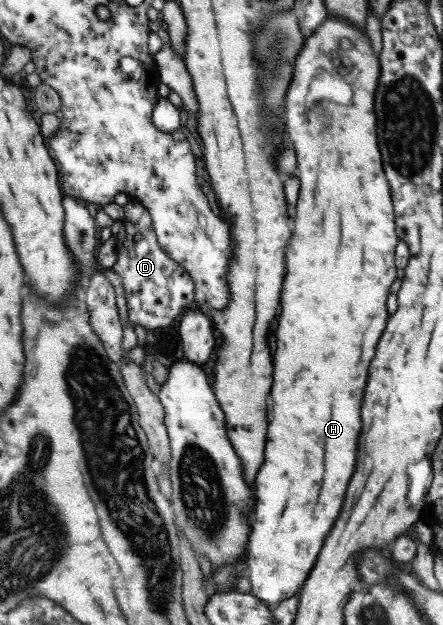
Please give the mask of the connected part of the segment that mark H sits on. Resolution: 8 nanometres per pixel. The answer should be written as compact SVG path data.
M326 16L325 20L315 29L315 32L305 38L303 47L296 53L291 81L288 83L282 103L282 119L287 139L291 141L295 152L297 179L299 180L298 194L295 204L295 215L291 218L292 234L284 250L284 277L280 287L280 309L276 317L276 329L273 333L275 353L273 353L273 383L271 383L271 417L267 425L263 463L253 482L255 489L255 513L251 520L249 543L246 547L246 575L251 584L251 595L265 602L269 608L275 604L299 593L307 574L315 564L315 558L321 550L326 535L329 534L334 521L339 516L341 505L347 490L347 481L355 469L357 440L362 423L359 419L362 395L366 386L367 367L373 357L379 336L385 329L387 312L385 299L388 289L395 281L394 249L398 237L394 230L394 213L390 198L389 184L385 181L382 170L382 159L379 155L378 138L376 137L375 112L373 111L374 91L378 84L380 66L379 60L373 54L368 37L364 30L351 26L349 22Z

